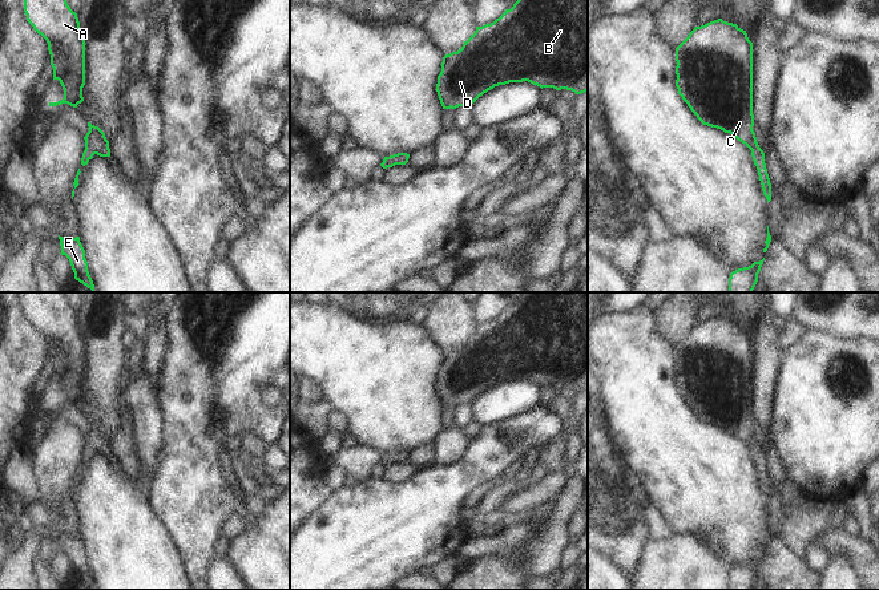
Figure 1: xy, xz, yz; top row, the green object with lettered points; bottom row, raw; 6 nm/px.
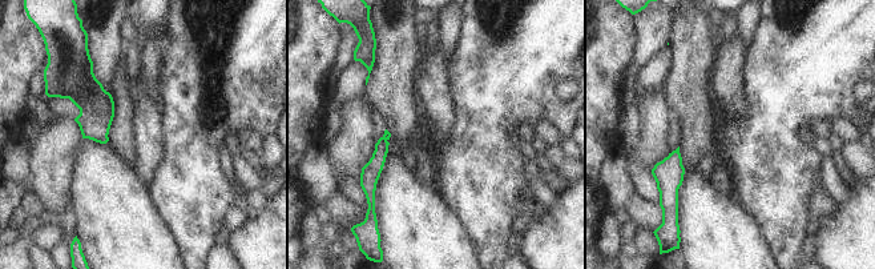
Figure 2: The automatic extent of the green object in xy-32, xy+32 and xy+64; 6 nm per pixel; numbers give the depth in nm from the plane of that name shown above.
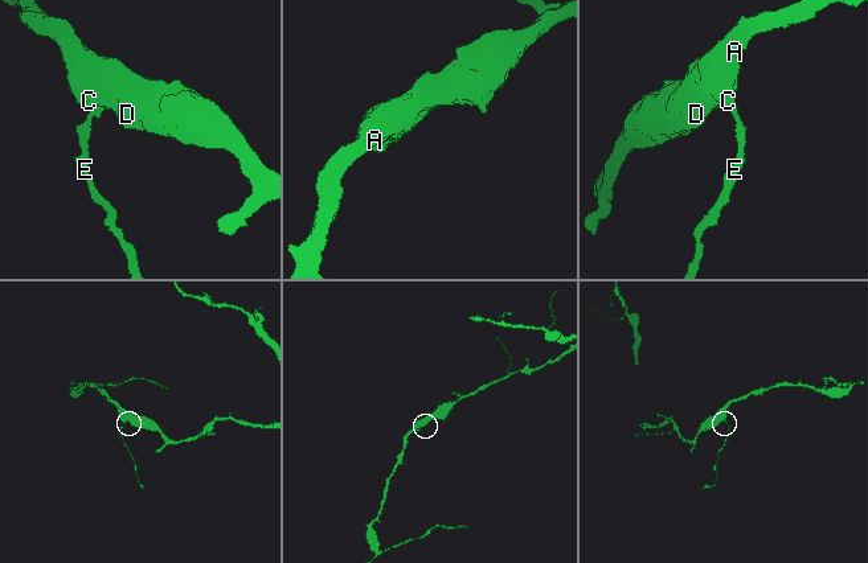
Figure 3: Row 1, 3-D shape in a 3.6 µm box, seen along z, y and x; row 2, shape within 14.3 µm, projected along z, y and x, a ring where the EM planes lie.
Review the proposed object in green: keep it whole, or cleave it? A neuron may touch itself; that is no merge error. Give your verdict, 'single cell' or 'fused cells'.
single cell

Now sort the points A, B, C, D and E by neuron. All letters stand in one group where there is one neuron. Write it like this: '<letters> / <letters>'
A B C D E

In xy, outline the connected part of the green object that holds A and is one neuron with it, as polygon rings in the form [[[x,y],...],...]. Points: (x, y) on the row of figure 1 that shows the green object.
[[[24,0],[24,12],[33,29],[47,40],[53,80],[59,80],[64,89],[64,98],[49,102],[49,106],[68,104],[77,108],[84,101],[85,85],[85,39],[80,32],[77,13],[70,9],[66,0]]]

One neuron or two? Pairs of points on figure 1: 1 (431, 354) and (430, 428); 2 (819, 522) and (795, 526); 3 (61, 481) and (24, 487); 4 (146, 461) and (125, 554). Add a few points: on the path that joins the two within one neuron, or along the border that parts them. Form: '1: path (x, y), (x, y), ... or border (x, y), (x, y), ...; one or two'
1: path (424, 372), (424, 409); one
2: path (814, 522), (806, 522), (801, 526); one
3: border (33, 455), (33, 473), (40, 500); two
4: border (138, 480), (144, 491); two

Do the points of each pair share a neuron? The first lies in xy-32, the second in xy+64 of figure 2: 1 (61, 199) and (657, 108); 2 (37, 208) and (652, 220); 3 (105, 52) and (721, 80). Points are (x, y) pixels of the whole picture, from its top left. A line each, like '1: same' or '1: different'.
1: same
2: same
3: different

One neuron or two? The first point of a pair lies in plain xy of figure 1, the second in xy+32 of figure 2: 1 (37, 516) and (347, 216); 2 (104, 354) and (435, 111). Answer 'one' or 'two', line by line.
1: one
2: two

